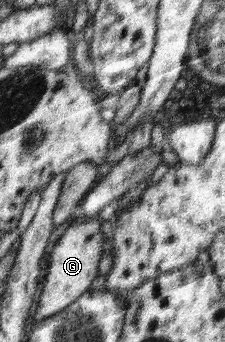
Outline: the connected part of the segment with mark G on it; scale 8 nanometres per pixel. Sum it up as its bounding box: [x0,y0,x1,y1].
[34,217,103,325]

